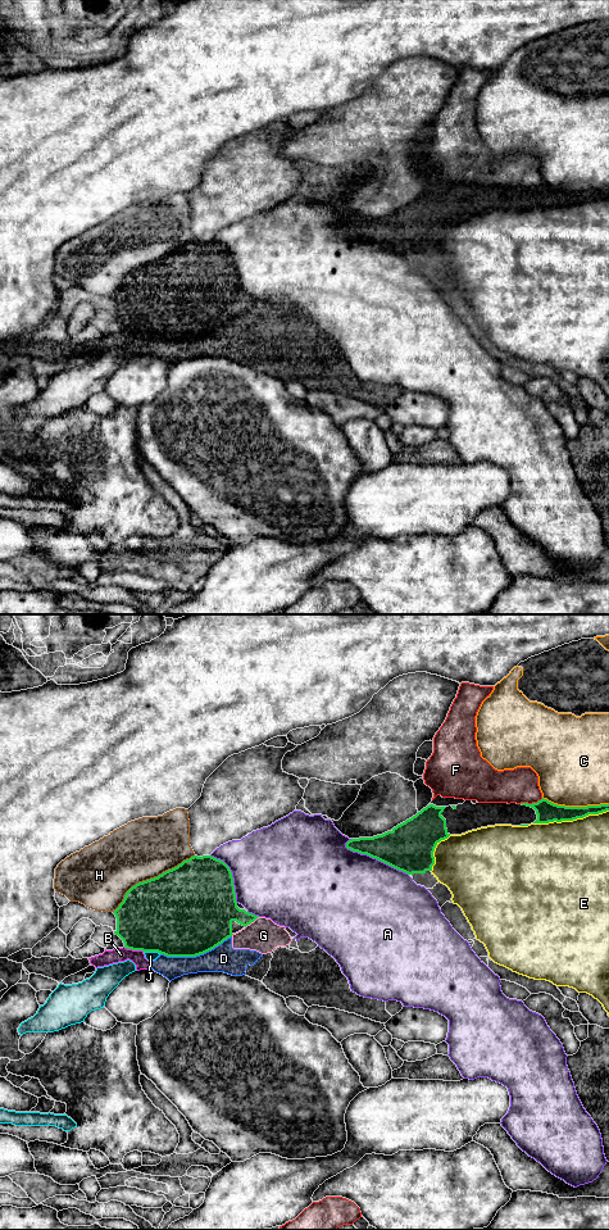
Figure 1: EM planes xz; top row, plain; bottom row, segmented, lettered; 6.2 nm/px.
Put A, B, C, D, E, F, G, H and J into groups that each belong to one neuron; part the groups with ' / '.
A / B D G / C / E / F / H / J

